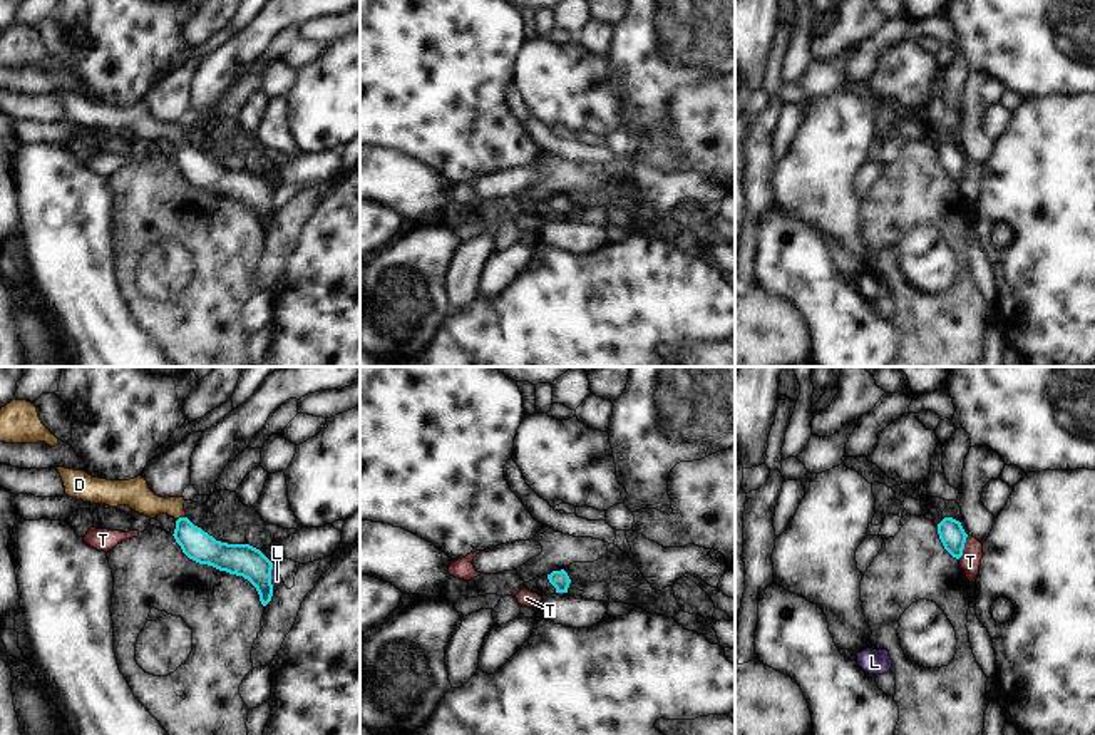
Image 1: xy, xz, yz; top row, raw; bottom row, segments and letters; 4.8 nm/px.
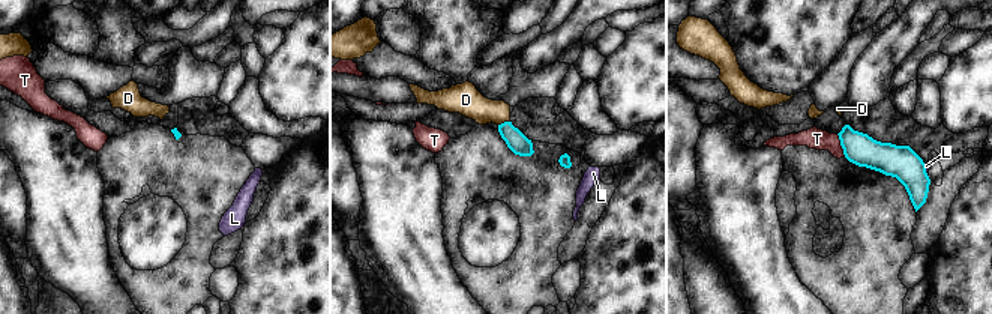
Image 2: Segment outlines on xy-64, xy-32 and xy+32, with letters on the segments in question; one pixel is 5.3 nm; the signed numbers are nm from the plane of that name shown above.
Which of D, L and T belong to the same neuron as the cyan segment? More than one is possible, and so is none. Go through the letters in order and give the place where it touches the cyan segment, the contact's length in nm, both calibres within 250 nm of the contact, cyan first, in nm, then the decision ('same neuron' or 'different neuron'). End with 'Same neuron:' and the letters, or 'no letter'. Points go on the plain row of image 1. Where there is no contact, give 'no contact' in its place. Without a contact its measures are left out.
D: xy (181, 143) | 40 nm | 150/140 nm | same neuron
L: xy (270, 201) | 120 nm | 160/50 nm | different neuron
T: yz (963, 171) | 130 nm | 120/100 nm | different neuron
Same neuron: D

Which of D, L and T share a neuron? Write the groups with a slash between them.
D / L / T

